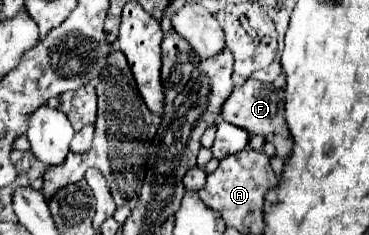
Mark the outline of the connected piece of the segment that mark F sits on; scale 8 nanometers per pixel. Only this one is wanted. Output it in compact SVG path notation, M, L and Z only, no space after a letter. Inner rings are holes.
M249 78L241 88L235 88L229 94L229 98L223 102L221 118L233 126L247 130L249 134L261 134L261 136L287 134L289 136L287 124L283 120L283 100L285 100L283 90L275 88L273 84L265 84L265 82Z

